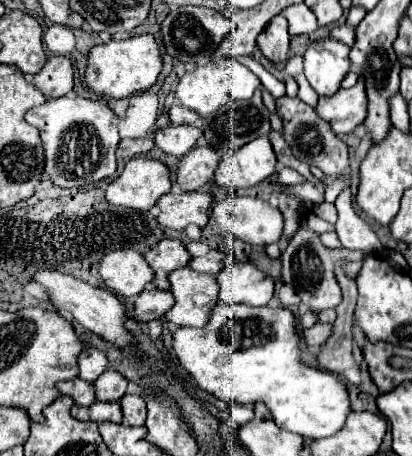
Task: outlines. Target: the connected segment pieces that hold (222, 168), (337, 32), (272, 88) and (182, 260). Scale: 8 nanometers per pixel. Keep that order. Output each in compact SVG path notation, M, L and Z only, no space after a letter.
M256 138L224 154L214 172L214 182L228 188L250 188L276 172L276 156L268 138Z
M334 26L332 32L330 32L330 36L334 40L340 40L346 46L352 46L354 44L354 30L348 28L348 26Z
M240 56L238 58L238 62L240 64L244 64L246 68L250 68L258 78L260 78L260 82L262 82L262 86L274 96L274 98L280 98L280 96L284 96L284 82L280 82L278 78L274 78L260 62L256 62L252 56Z
M160 240L156 248L152 248L146 256L148 266L154 270L154 286L160 290L168 290L168 274L176 268L184 268L190 262L190 254L186 252L180 240Z

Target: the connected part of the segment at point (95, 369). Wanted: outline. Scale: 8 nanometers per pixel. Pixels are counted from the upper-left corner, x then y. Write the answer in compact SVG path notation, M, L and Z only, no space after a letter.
M86 348L78 356L78 378L86 382L94 382L104 370L108 368L108 358L96 350L96 348Z

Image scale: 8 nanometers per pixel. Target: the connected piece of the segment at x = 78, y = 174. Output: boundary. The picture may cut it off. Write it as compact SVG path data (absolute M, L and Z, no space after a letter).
M80 96L50 98L26 112L26 122L40 130L44 144L44 178L60 188L92 186L116 172L116 146L120 142L114 112L106 104Z

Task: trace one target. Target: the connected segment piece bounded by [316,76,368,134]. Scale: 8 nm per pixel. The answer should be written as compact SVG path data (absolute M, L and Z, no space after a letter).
M360 76L360 80L352 88L340 88L334 96L320 98L316 112L330 124L332 132L348 134L366 118L366 102L364 80Z

